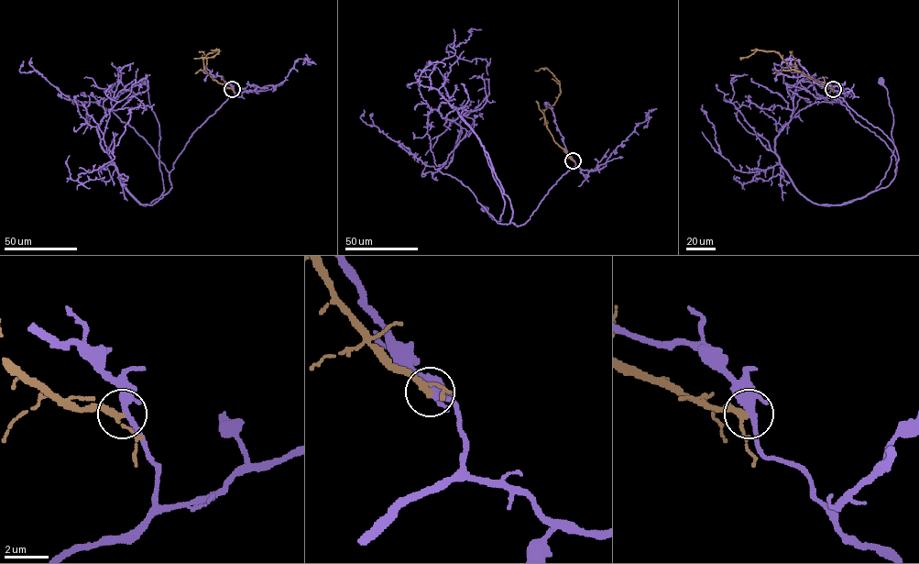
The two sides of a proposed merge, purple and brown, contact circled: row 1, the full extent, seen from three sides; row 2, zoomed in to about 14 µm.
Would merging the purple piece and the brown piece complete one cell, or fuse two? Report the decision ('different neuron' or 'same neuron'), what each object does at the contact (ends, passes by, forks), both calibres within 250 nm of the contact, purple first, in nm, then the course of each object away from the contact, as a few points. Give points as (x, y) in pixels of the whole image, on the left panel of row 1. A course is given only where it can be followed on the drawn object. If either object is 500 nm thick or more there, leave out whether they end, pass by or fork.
different neuron; purple forks there; brown passes by; 280 nm thick on the purple side, 220 nm on the other; purple runs (233, 89), (235, 94), (192, 133), (169, 172), (170, 190), (144, 205), (163, 190), (159, 127), (145, 81); brown runs (233, 89), (213, 80), (204, 70), (202, 60), (207, 54), (219, 49), (213, 57), (194, 58)

